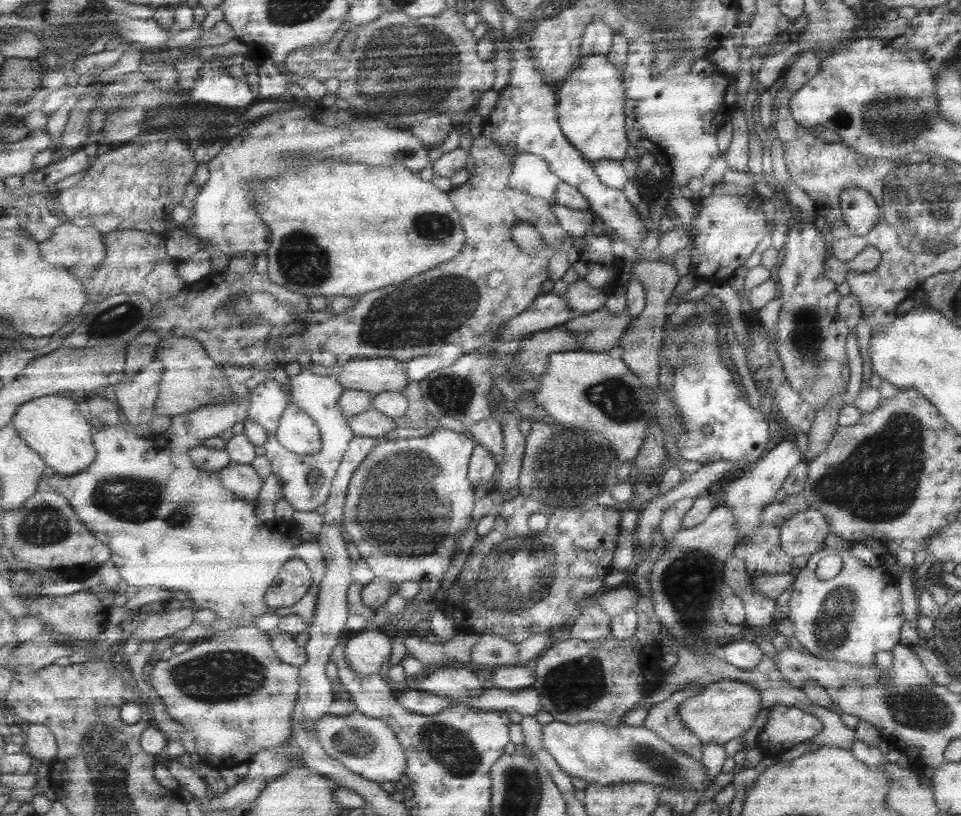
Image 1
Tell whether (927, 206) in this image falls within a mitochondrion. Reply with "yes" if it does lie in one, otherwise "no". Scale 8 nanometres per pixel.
yes

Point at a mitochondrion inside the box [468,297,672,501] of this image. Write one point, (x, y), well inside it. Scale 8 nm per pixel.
(616, 399)

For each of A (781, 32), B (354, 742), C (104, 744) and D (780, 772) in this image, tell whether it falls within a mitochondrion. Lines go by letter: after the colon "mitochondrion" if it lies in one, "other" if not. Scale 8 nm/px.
A: other
B: mitochondrion
C: mitochondrion
D: other

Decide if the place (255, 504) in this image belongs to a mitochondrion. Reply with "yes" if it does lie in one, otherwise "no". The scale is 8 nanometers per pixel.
no

